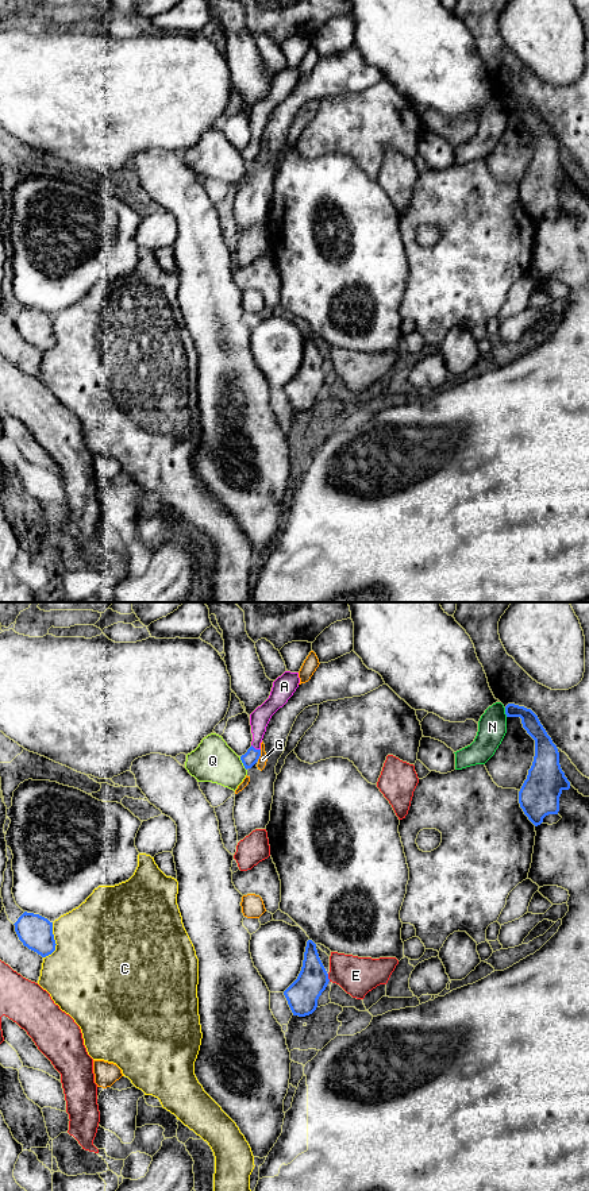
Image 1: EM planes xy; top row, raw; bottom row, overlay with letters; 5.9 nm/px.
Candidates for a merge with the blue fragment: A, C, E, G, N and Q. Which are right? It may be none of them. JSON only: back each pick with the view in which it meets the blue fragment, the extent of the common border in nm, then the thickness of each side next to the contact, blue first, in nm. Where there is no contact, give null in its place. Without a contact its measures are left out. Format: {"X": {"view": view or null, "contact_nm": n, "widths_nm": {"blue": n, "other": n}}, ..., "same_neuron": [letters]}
{"A": {"view": "xy", "contact_nm": 70, "widths_nm": {"blue": 90, "other": 120}}, "same_neuron": ["A"]}

